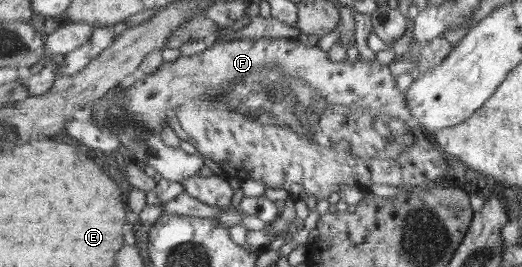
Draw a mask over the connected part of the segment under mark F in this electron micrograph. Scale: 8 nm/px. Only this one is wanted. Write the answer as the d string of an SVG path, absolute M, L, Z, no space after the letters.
M273 36L214 42L203 52L179 58L176 62L163 62L153 74L148 76L129 74L119 84L119 88L125 88L123 108L130 113L129 120L138 121L145 128L151 128L156 132L161 132L165 128L165 124L168 123L177 134L179 148L184 152L188 154L199 153L211 158L211 160L223 167L227 176L263 181L266 188L283 188L283 190L290 193L293 200L302 201L309 198L309 196L314 196L316 200L325 200L333 192L339 192L341 184L357 186L364 190L375 186L375 184L413 188L428 186L429 182L439 180L439 178L447 181L447 172L451 170L451 163L454 160L447 156L445 152L439 152L437 146L429 140L425 131L421 129L419 121L413 117L413 113L409 110L406 93L397 88L395 77L391 74L391 68L388 65L381 64L376 59L374 61L365 61L358 58L355 62L349 62L342 56L341 60L333 60L329 57L329 51L321 50L319 46L309 47L298 39Z

